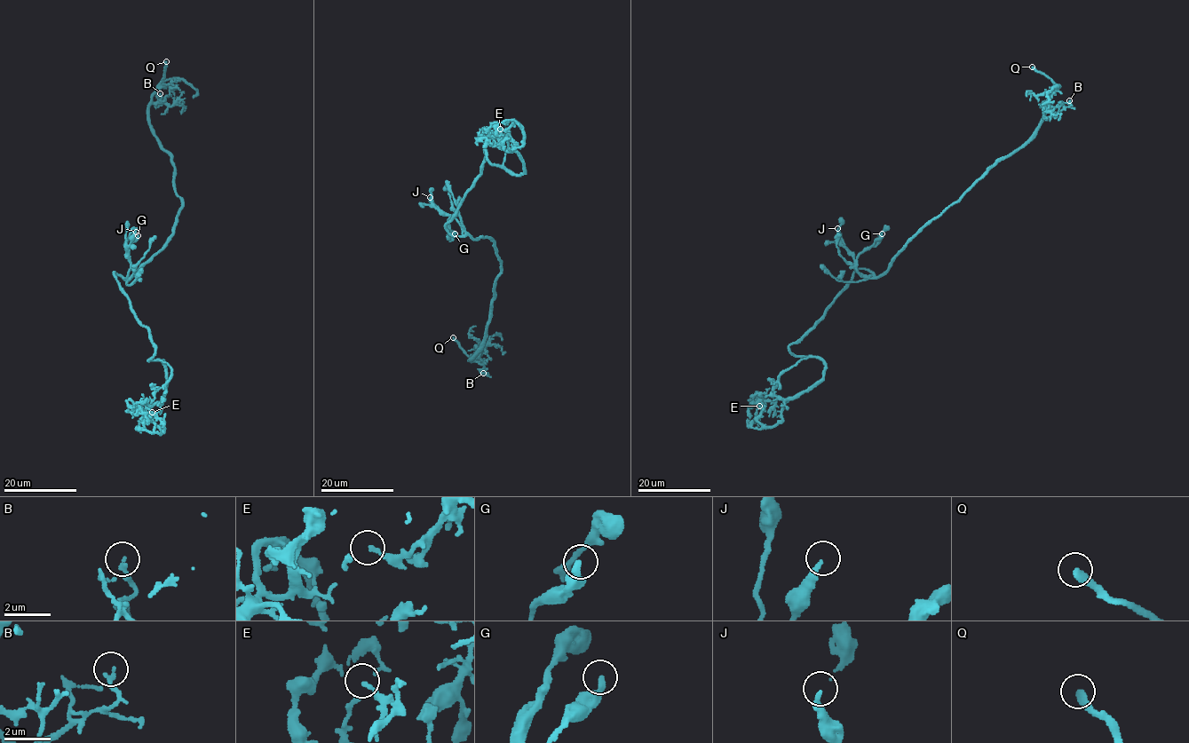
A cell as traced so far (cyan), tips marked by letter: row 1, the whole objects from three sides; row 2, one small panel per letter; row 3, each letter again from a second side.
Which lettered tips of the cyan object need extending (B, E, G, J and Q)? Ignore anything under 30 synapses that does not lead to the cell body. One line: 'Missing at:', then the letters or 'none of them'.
Missing at: Q

